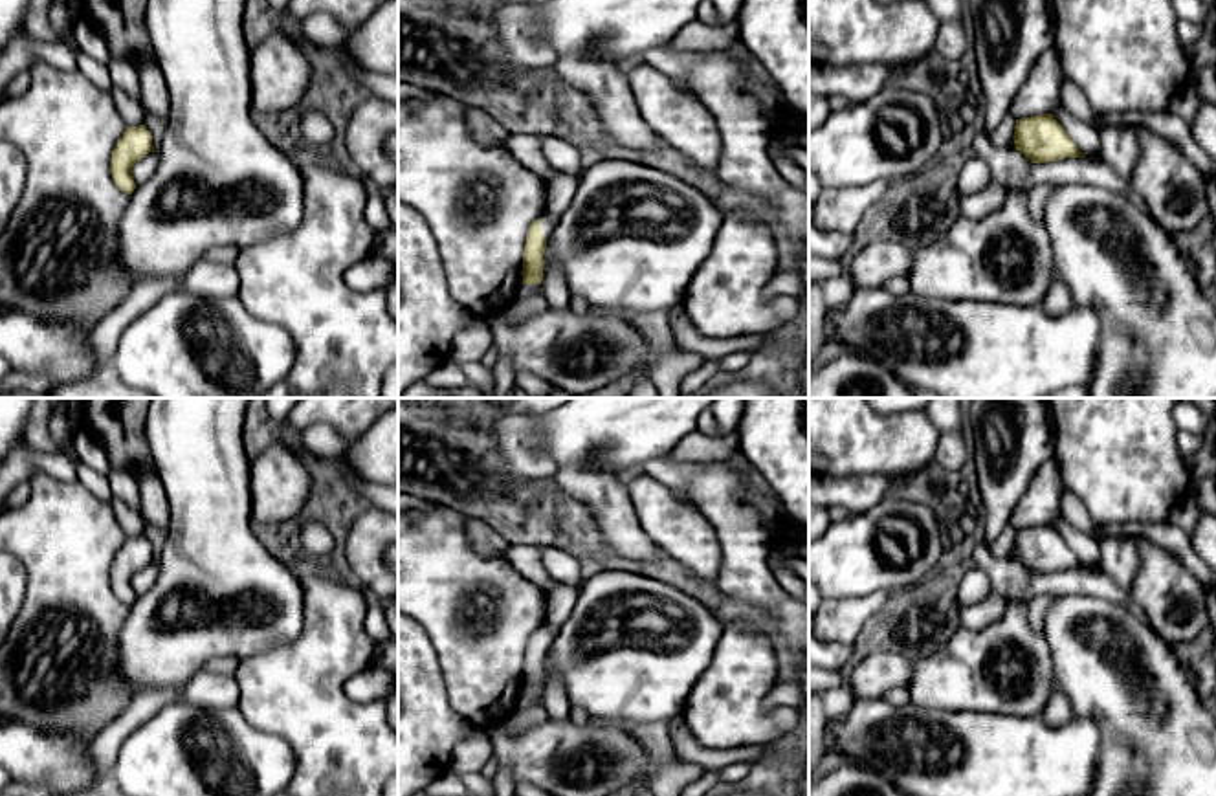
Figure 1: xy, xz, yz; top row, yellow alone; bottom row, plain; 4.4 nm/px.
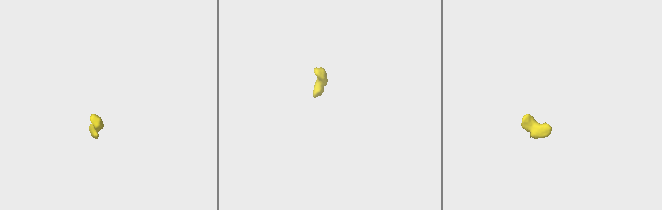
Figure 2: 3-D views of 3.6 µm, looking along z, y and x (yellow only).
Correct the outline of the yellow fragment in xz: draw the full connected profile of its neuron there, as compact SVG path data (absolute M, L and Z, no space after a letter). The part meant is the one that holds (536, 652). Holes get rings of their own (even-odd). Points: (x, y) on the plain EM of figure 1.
M543 625L530 636L523 664L523 695L539 695L543 691L543 664L552 640L554 631L548 625Z

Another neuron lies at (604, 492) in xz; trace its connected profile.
M594 464L563 466L554 475L556 484L587 504L616 556L633 561L657 561L660 548L638 523L627 484L620 475Z

